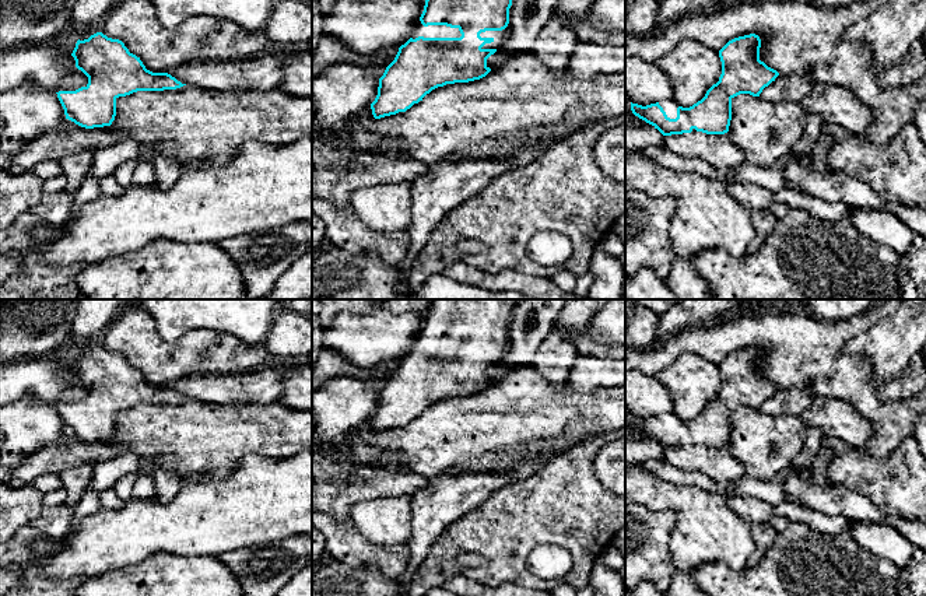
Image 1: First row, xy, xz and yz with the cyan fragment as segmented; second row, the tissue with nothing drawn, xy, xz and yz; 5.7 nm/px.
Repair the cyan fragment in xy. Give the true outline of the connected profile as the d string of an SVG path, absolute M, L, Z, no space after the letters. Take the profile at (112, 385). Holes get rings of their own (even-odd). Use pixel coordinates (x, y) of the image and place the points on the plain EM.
M102 346L78 353L71 369L76 381L88 390L88 397L76 404L56 407L66 432L85 442L111 439L119 410L186 399L168 386L147 383L122 354L108 351Z

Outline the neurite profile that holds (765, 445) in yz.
M740 407L732 411L729 450L741 462L746 476L771 481L802 450L806 425L800 417L790 414L771 416L761 410Z

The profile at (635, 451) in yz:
M625 439L625 462L664 462L663 452L657 442Z

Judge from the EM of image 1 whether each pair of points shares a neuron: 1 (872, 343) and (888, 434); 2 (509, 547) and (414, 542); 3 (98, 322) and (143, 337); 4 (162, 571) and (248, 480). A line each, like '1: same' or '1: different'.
1: different
2: different
3: different
4: different

